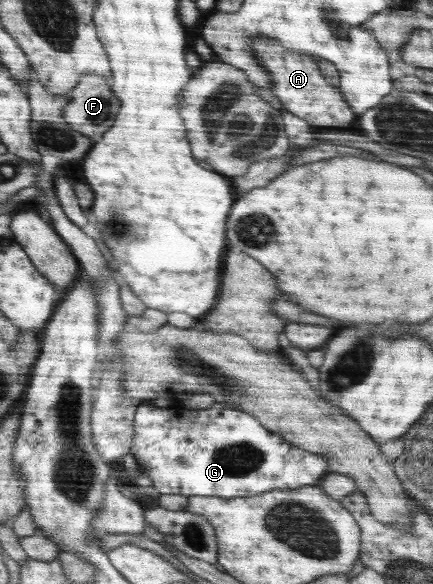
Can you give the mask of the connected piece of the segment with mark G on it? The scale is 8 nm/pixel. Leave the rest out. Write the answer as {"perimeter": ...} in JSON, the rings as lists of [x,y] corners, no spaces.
{"perimeter":[[[217,403],[204,410],[174,406],[176,404],[168,408],[158,408],[154,404],[142,404],[138,406],[133,420],[134,442],[129,452],[138,461],[142,474],[152,479],[154,488],[161,495],[182,494],[187,497],[235,499],[259,495],[274,488],[295,489],[296,486],[316,485],[328,474],[328,460],[324,460],[324,456],[292,445],[247,412]]]}

